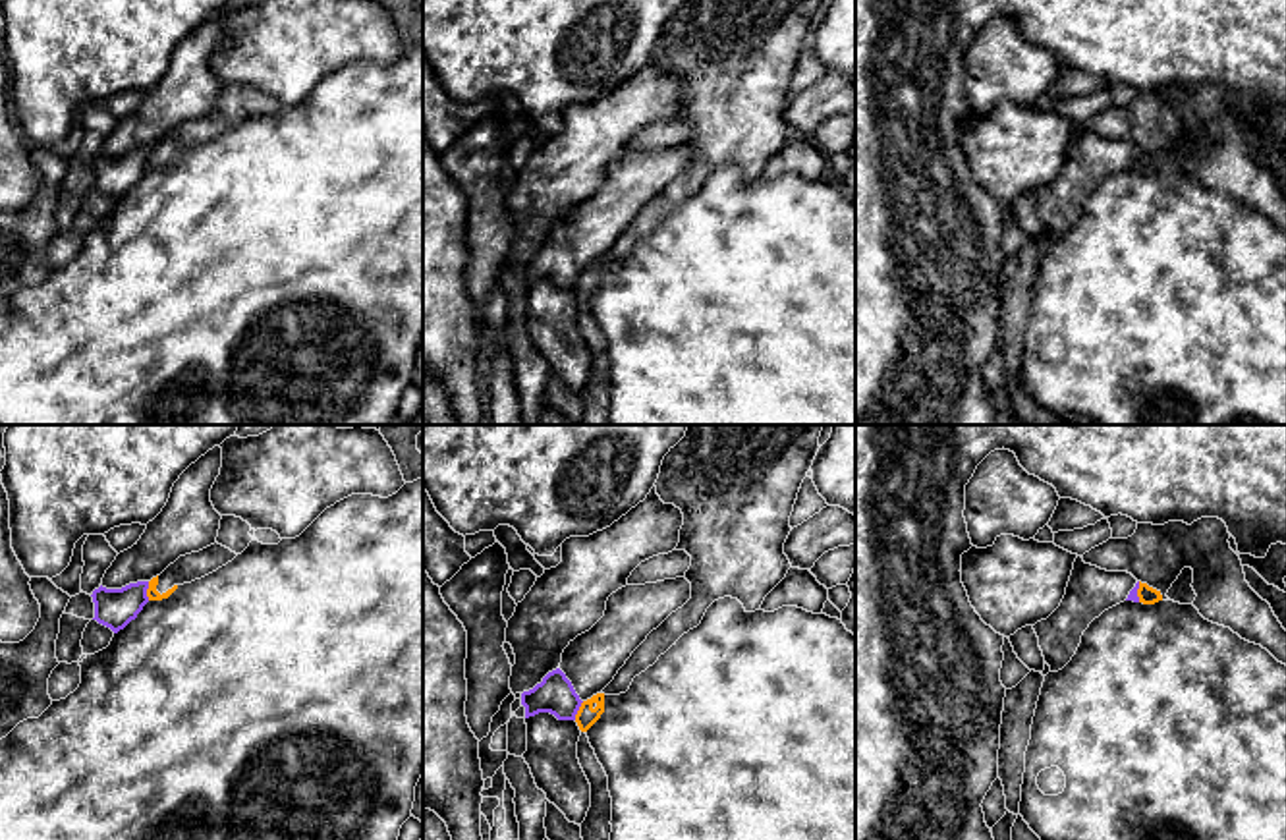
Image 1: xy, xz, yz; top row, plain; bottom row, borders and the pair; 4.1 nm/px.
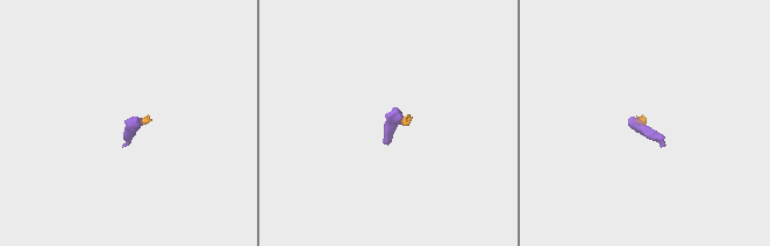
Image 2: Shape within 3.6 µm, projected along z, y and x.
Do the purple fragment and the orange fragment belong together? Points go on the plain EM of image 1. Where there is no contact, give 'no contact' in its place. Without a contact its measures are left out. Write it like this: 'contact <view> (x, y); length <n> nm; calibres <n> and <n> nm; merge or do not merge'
contact xy (145, 159); length 80 nm; calibres 160 and 50 nm; do not merge

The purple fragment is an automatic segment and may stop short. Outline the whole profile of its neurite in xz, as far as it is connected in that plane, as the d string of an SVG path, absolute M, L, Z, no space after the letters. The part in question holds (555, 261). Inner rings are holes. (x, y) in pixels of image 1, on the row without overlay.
M560 236L548 239L541 251L521 261L525 286L539 280L550 280L558 288L575 288L581 270L583 268L575 261L572 249Z

